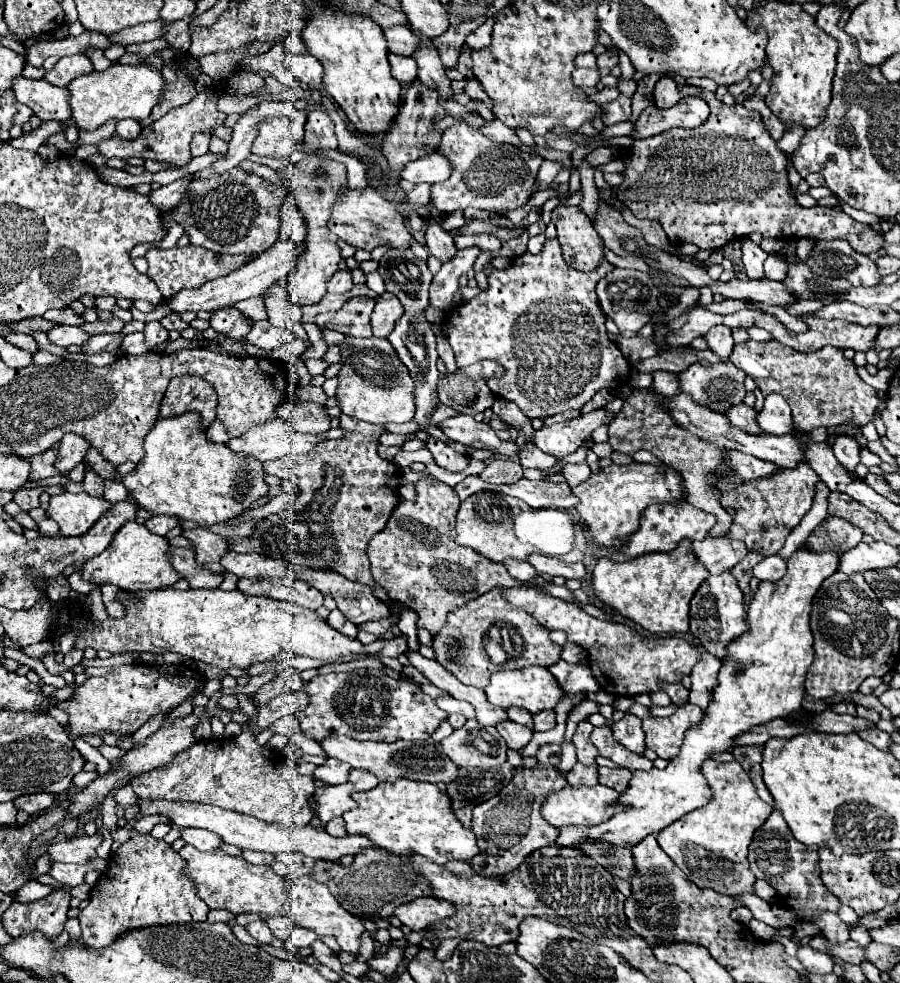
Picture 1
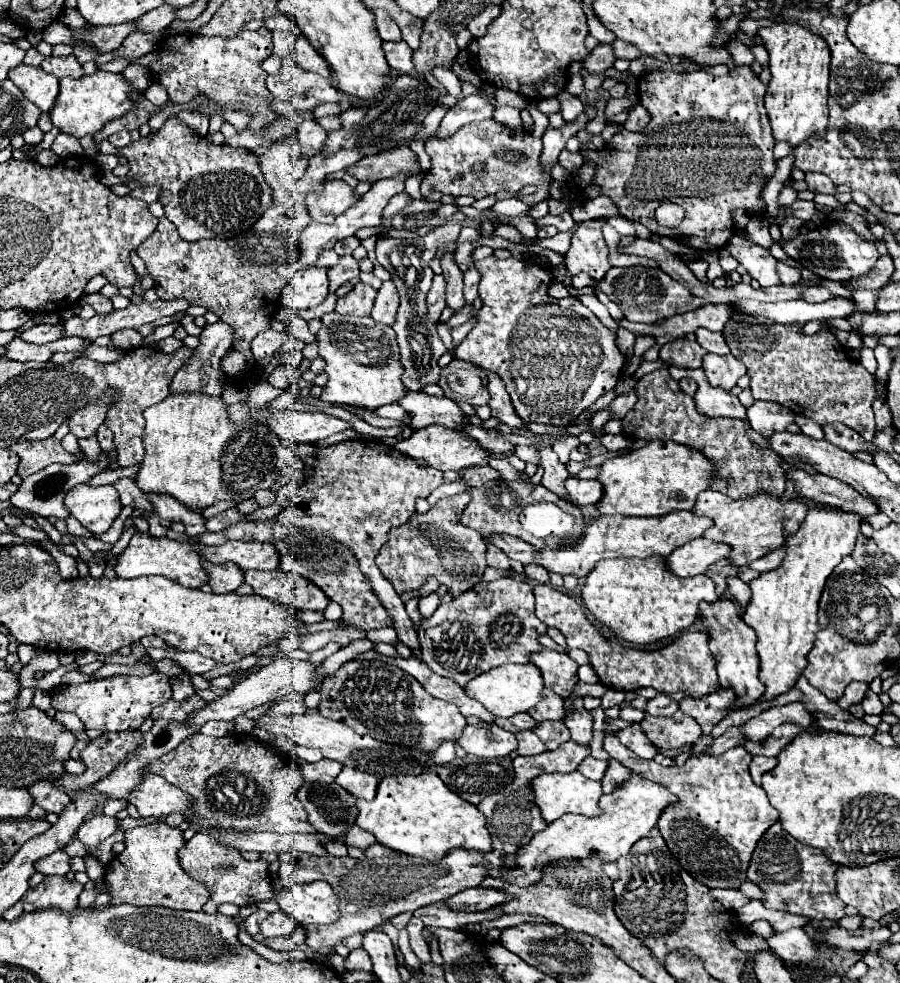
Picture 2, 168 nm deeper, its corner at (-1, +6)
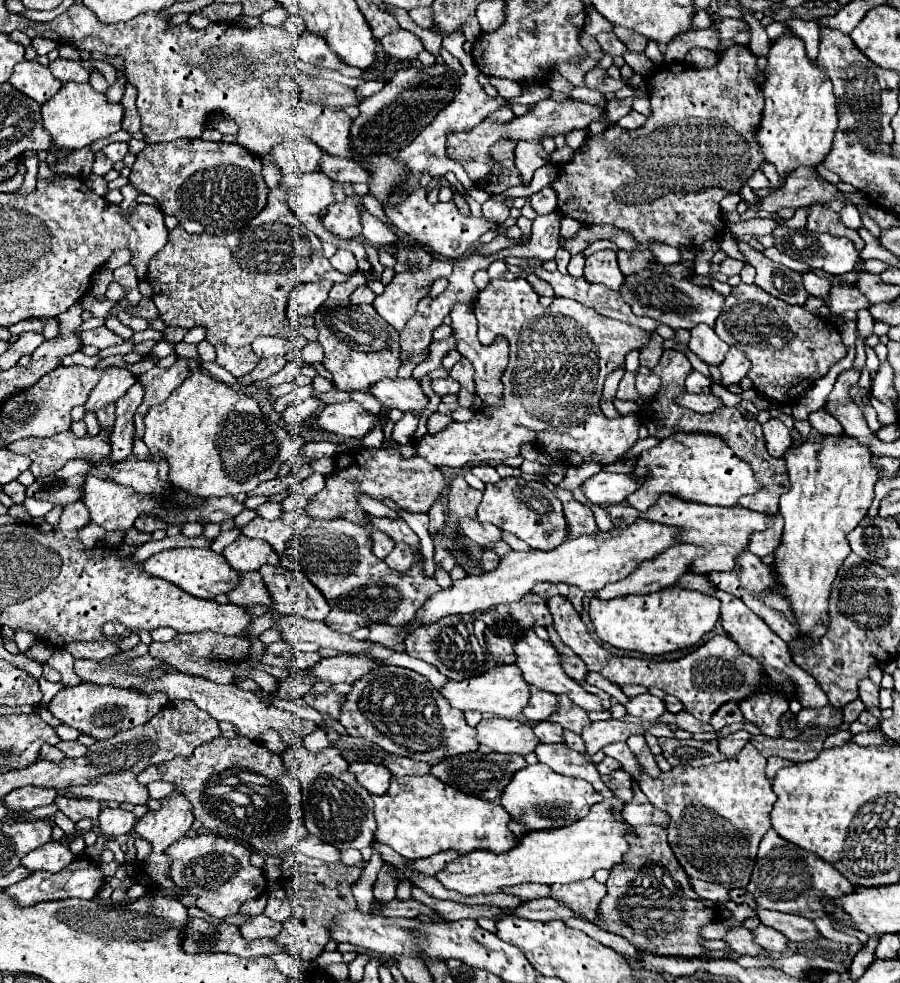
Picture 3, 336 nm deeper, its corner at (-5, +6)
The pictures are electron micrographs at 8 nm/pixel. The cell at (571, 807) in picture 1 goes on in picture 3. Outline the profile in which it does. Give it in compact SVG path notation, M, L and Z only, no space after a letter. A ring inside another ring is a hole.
M543 763L527 765L521 771L517 771L501 797L501 805L505 807L505 811L515 819L525 821L527 831L571 825L573 821L583 819L589 813L591 805L599 801L603 801L603 797L599 791L593 789L589 781L559 775Z

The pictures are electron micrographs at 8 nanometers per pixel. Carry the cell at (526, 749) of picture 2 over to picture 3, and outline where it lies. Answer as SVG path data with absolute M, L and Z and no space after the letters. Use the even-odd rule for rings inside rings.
M539 743L535 749L535 755L541 763L549 765L551 769L555 769L561 775L569 775L569 777L579 777L579 779L587 779L595 785L595 789L599 793L603 793L605 797L611 797L611 789L601 781L595 763L587 761L581 753L571 751L569 747L557 743L557 745L545 745Z

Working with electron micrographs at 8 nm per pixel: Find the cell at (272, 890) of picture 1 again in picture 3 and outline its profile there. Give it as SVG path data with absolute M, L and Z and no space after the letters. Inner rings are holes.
M201 833L197 837L185 837L169 847L171 871L169 877L179 887L197 895L197 907L213 917L225 919L239 913L239 907L255 897L261 897L267 889L263 869L249 863L251 851L233 839L225 839L213 833Z

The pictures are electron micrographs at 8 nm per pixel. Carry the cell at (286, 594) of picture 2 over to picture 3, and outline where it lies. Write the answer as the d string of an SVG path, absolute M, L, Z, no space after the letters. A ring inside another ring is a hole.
M263 565L259 573L271 593L273 613L299 615L313 621L323 621L329 615L331 609L323 593L299 571L289 571L281 565Z

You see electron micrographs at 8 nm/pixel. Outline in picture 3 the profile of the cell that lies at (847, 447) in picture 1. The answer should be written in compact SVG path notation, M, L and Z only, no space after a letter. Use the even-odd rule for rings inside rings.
M815 411L815 413L811 413L809 415L809 423L811 423L811 427L815 427L823 435L837 437L837 435L843 433L841 423L835 417L831 417L827 411Z

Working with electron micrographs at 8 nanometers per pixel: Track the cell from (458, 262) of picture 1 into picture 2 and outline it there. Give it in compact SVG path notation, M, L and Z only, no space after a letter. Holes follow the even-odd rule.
M435 275L433 285L427 293L427 319L431 323L437 323L443 309L445 309L445 281L443 275Z

